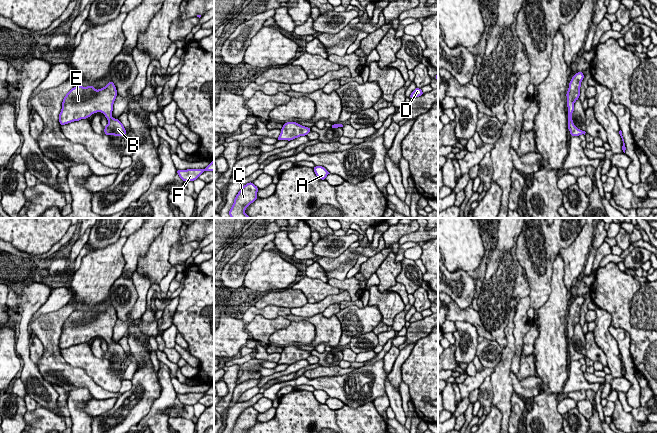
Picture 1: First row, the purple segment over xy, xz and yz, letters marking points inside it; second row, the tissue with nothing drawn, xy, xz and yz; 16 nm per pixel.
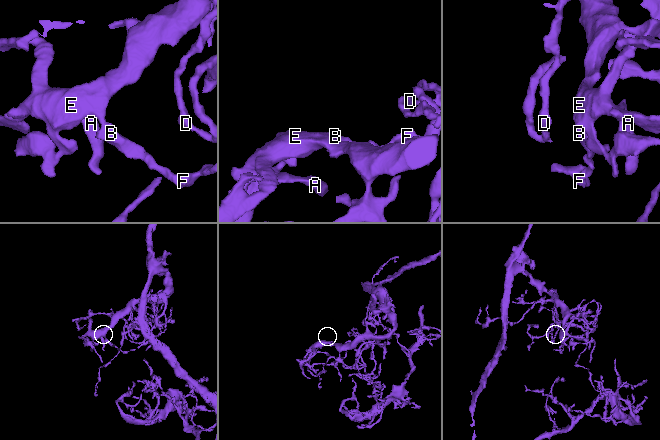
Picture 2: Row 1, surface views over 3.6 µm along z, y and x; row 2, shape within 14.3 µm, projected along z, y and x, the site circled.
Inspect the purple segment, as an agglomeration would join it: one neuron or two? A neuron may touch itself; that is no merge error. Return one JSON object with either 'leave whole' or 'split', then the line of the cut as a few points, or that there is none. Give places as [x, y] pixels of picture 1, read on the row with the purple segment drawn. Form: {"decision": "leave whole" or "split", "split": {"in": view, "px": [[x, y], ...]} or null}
{"decision": "leave whole", "split": null}

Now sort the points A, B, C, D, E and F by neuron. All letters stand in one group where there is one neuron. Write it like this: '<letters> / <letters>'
A B C D E F

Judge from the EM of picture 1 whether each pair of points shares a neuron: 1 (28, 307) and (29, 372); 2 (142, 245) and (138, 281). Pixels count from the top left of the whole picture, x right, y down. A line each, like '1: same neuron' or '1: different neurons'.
1: same neuron
2: different neurons

